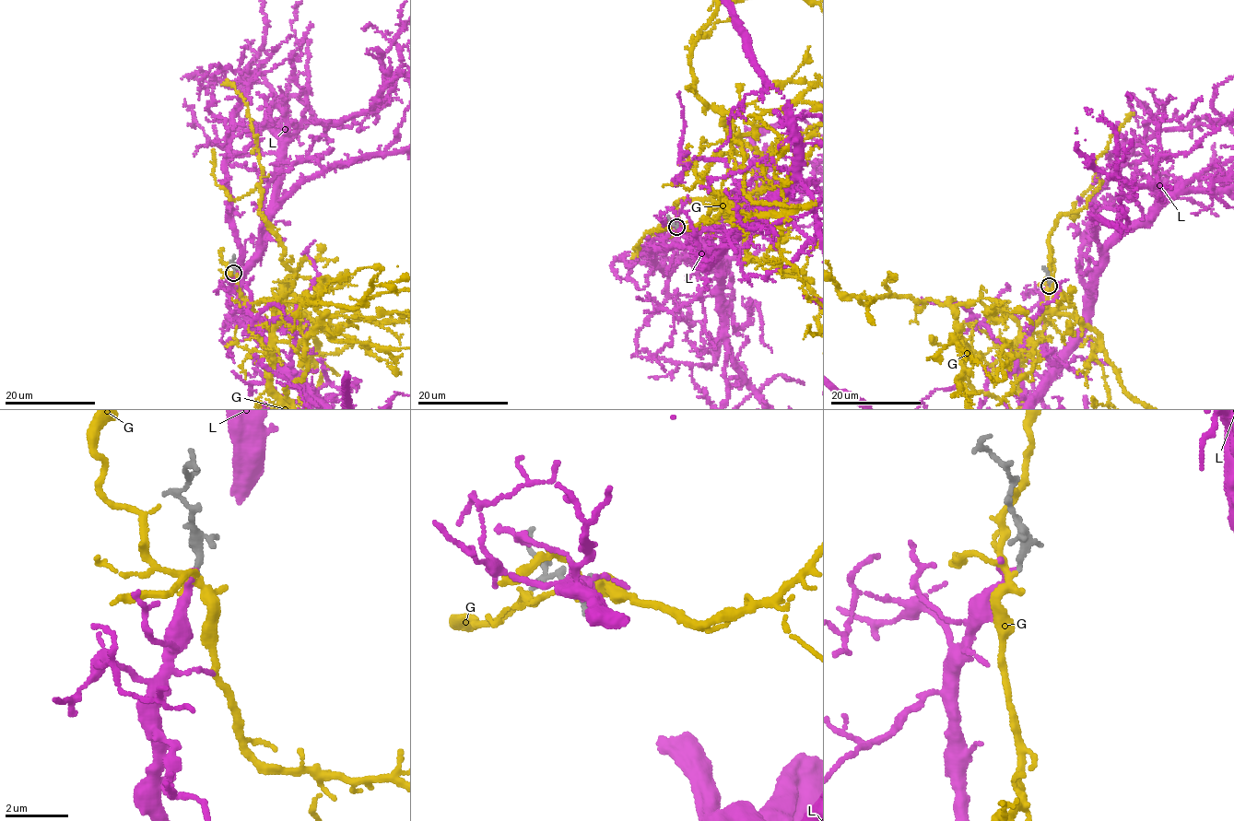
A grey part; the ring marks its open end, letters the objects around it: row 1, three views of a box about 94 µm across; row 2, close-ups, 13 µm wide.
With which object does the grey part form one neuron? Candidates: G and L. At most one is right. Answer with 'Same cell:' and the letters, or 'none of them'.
Same cell: L

